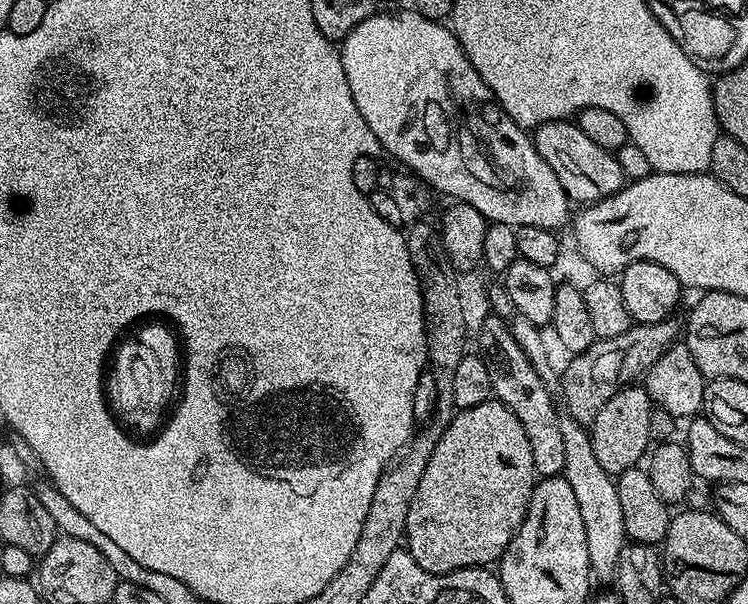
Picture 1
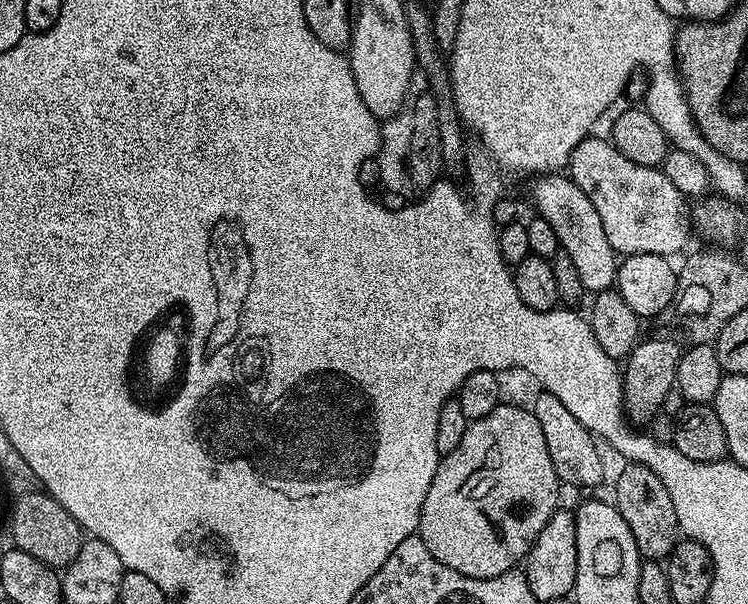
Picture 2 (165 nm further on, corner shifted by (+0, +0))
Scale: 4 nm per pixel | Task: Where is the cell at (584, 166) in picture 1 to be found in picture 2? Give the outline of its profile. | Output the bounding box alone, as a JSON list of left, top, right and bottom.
[567,134,694,258]

